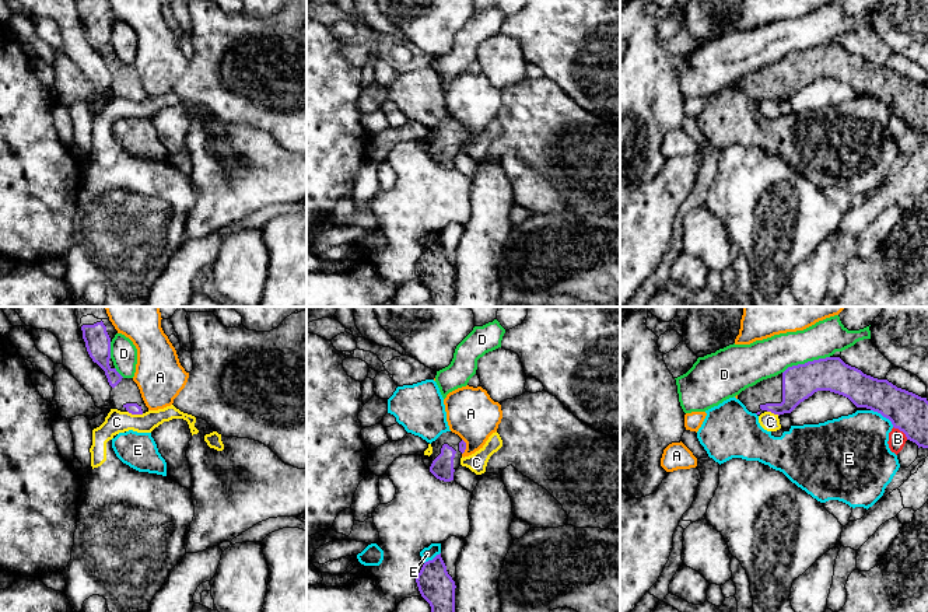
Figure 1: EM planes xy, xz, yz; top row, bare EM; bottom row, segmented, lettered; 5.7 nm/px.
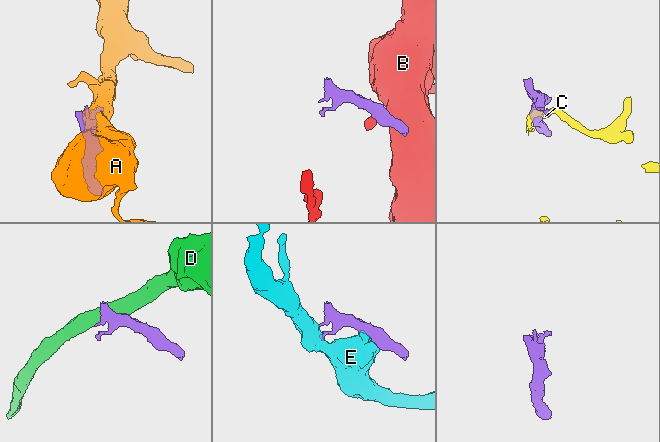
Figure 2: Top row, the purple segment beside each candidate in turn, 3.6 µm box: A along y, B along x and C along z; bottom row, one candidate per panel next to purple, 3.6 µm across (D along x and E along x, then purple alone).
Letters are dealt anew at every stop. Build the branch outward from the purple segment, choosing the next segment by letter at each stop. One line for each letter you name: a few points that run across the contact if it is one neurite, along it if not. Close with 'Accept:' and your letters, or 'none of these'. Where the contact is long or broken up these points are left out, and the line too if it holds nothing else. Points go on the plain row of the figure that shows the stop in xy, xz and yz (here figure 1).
Accept: none of these

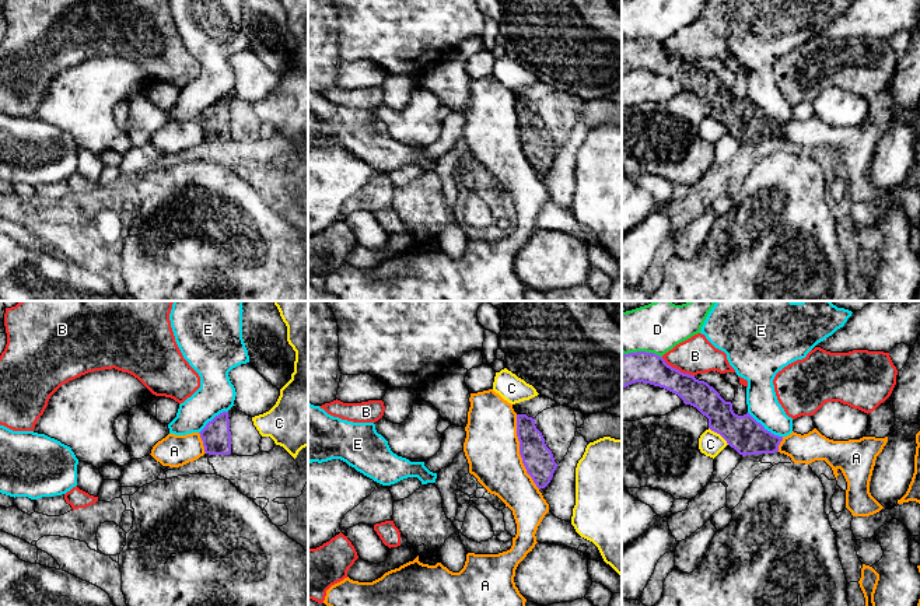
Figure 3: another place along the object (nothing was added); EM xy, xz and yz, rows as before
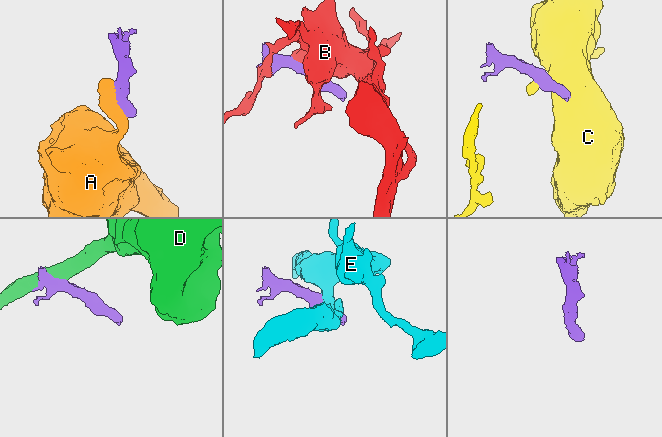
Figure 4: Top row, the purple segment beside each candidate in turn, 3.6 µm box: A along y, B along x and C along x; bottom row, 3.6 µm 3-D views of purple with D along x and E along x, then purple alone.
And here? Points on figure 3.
Accept: none of these

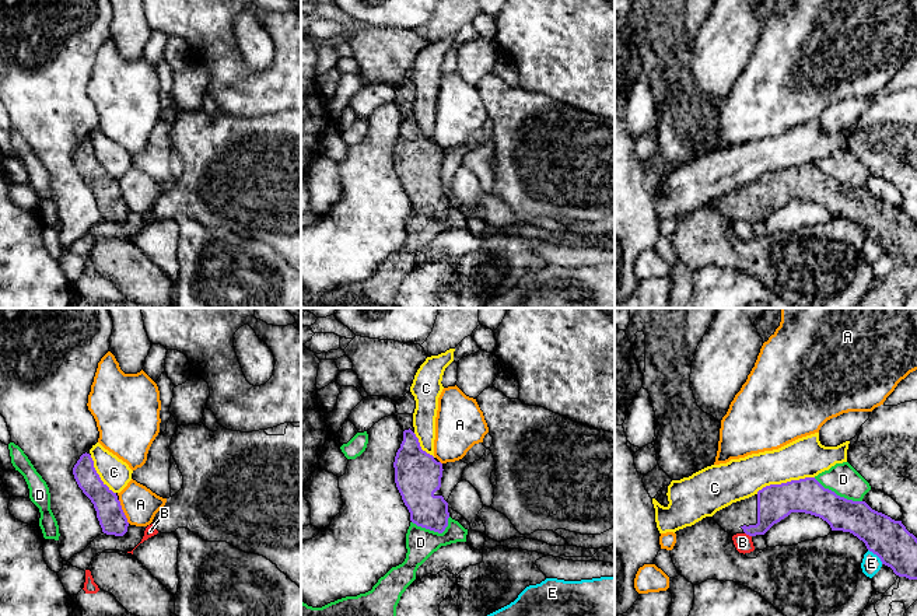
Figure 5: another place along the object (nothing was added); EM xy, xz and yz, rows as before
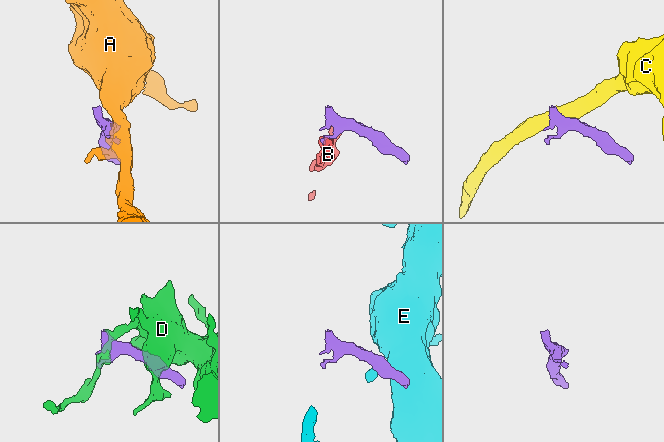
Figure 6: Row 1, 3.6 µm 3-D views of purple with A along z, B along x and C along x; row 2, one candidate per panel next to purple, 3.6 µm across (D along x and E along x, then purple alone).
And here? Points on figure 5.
Accept: none of these

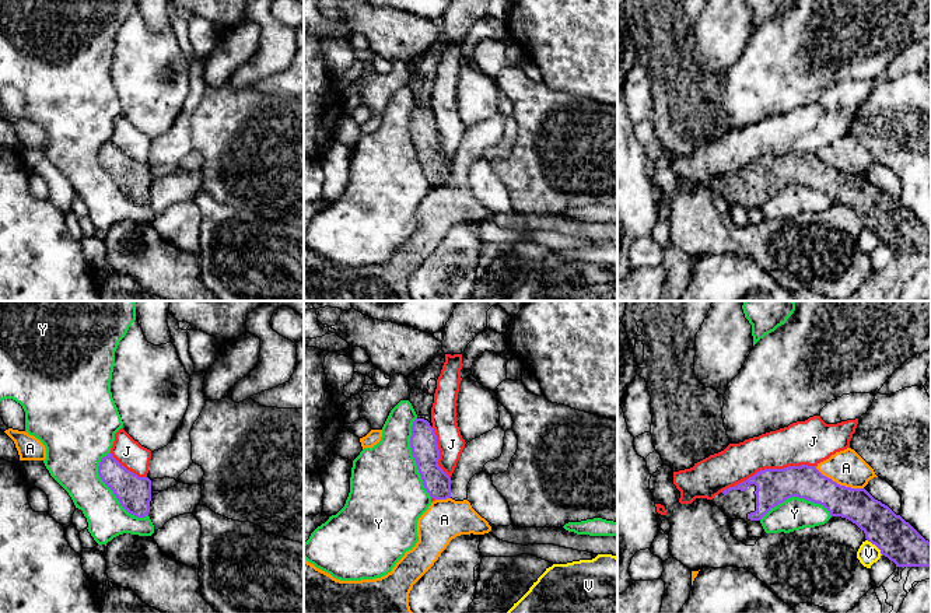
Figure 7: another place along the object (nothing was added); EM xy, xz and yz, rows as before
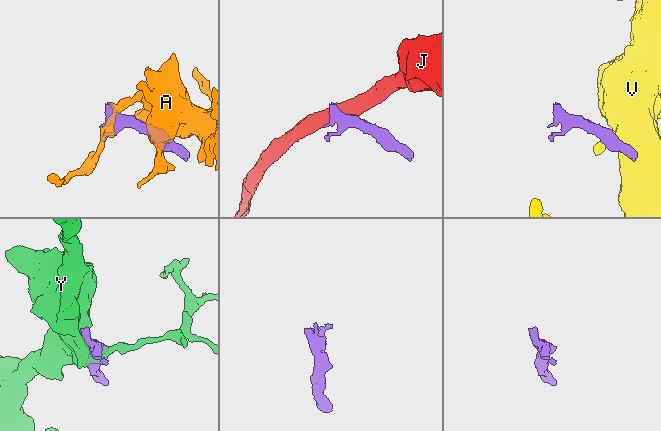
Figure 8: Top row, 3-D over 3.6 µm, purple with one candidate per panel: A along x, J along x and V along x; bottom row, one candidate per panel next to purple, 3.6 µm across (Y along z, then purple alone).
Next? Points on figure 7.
Accept: none of these

